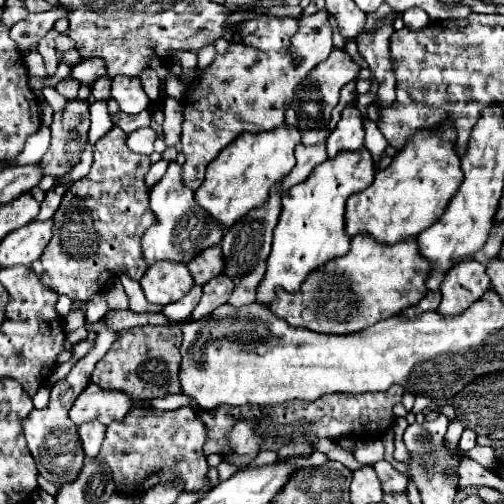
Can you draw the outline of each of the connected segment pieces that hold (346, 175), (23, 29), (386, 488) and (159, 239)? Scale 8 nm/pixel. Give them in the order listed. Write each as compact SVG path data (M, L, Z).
M368 149L350 153L342 151L334 159L320 163L310 177L294 185L282 195L282 213L274 229L270 257L266 259L266 273L256 289L256 303L270 307L278 289L298 293L300 285L328 261L342 257L350 249L350 239L344 233L346 199L374 181L374 161Z
M54 7L52 11L46 11L46 13L30 13L26 19L18 21L10 29L10 37L12 41L16 41L18 51L28 51L36 47L38 41L44 37L44 33L52 29L54 21L62 17L68 17L66 7Z
M378 461L374 463L374 471L382 483L382 491L384 493L394 493L394 491L404 491L408 479L396 471L388 461Z
M170 161L164 177L152 187L150 207L156 213L158 223L152 225L142 237L142 253L144 253L144 259L148 261L148 265L152 265L160 259L188 263L202 249L220 243L220 239L224 235L222 229L214 223L214 219L204 209L200 209L196 205L196 211L194 211L194 191L184 185L182 165L178 161Z

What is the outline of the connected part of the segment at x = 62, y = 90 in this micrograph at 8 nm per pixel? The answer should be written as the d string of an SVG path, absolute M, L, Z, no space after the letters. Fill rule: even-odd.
M64 79L64 81L60 81L58 85L56 85L56 91L60 93L60 95L64 95L66 99L76 99L76 91L78 91L78 83L74 81L74 79Z

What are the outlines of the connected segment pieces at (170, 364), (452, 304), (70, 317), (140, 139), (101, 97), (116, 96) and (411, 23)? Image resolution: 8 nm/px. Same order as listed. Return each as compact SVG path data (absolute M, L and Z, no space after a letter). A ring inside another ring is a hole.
M144 325L120 331L108 353L96 363L92 381L102 389L128 393L132 399L154 399L166 393L180 393L180 343L182 329L178 325Z
M466 259L456 263L444 277L442 285L440 285L440 293L442 293L442 301L438 307L438 313L444 317L454 317L464 313L474 301L478 301L486 291L490 289L490 277L486 275L486 267L474 259Z
M70 311L64 319L62 319L62 327L66 333L70 331L76 331L84 325L84 313L82 311Z
M144 127L144 129L136 129L128 135L128 147L134 153L142 153L142 155L150 155L154 151L152 143L156 139L156 133L152 127Z
M100 77L94 87L92 87L92 95L98 99L98 101L106 101L110 99L110 77Z
M114 77L112 79L112 99L120 105L120 111L136 115L148 109L150 101L140 85L138 77Z
M410 9L410 11L402 13L402 19L404 19L406 29L410 29L410 31L420 31L430 25L430 19L422 9Z

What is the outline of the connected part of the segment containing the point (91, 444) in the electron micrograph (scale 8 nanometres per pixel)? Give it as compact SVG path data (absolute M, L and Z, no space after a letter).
M92 421L92 423L84 423L78 427L78 435L82 439L82 447L84 447L84 453L88 457L96 457L100 447L102 447L102 441L104 441L104 431L106 427L100 425L98 421Z

